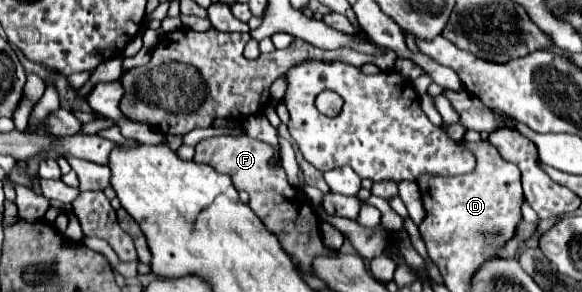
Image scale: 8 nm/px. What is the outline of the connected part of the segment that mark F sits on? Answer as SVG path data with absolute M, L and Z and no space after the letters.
M213 136L213 138L207 138L207 140L201 140L195 148L195 162L205 162L205 164L211 164L217 172L223 172L223 174L229 174L231 180L233 180L233 186L241 192L245 190L249 194L249 206L251 210L261 218L261 222L279 238L279 242L283 244L285 252L295 256L303 270L305 272L311 272L311 260L319 254L335 254L333 250L327 250L321 242L321 234L319 234L319 220L315 218L315 212L311 210L305 194L293 186L289 186L287 182L287 176L285 176L285 170L283 168L271 168L269 162L275 158L275 150L265 144L265 142L259 142L259 140L253 140L249 136Z

